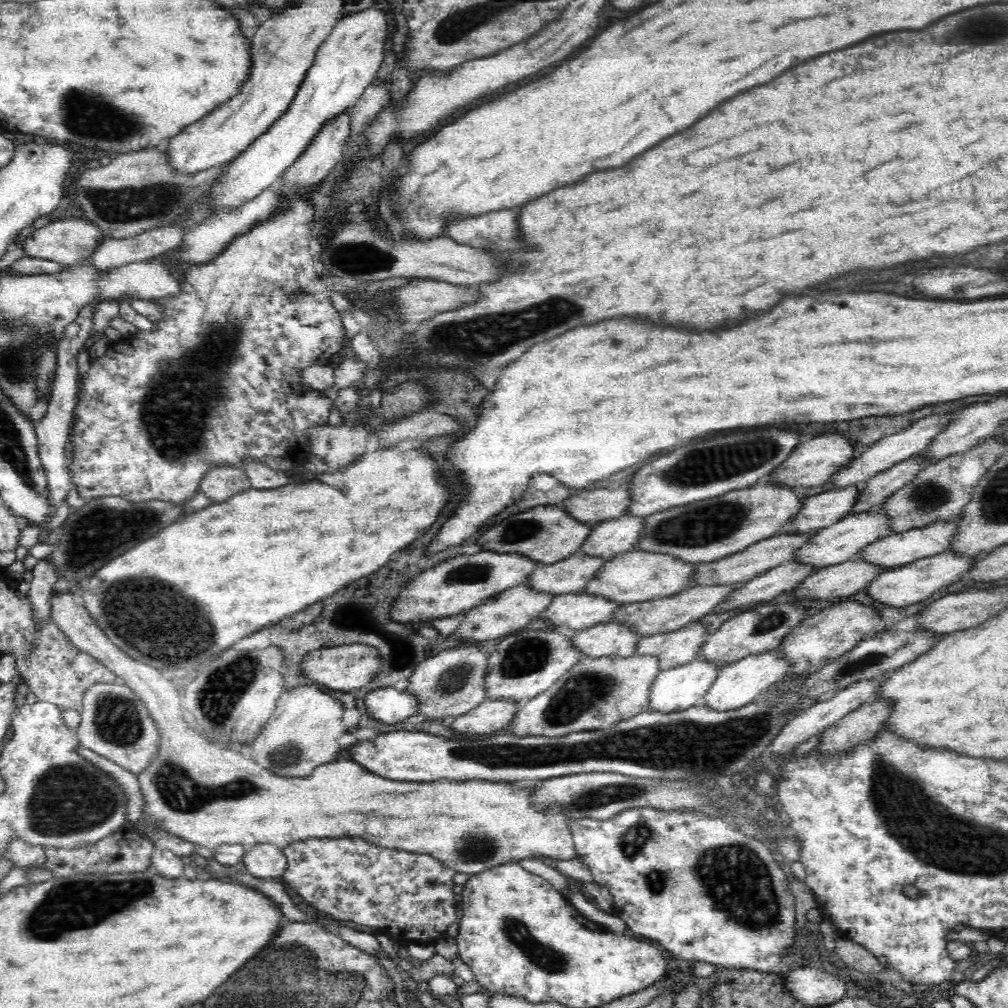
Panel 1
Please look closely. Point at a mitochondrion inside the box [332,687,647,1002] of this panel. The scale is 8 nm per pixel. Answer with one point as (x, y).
(544, 956)

